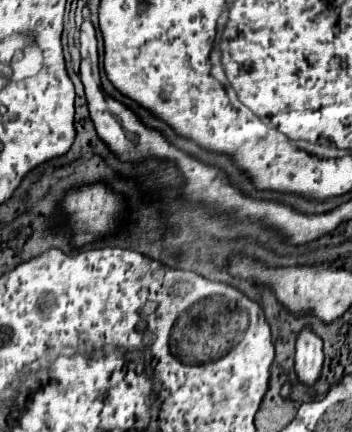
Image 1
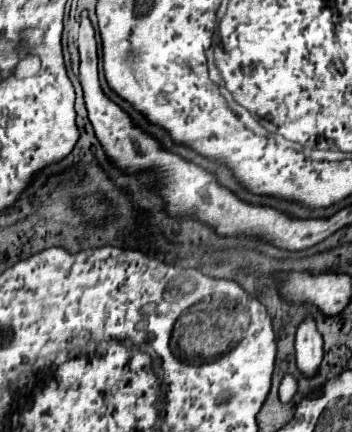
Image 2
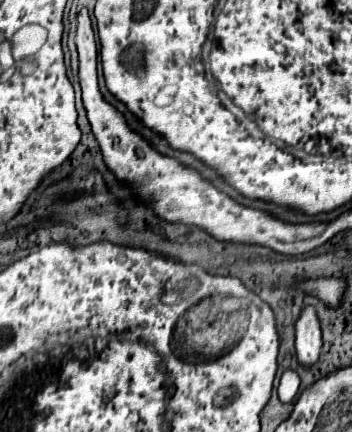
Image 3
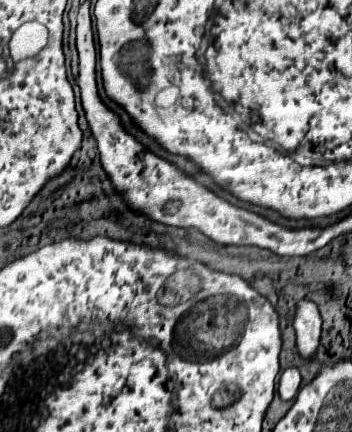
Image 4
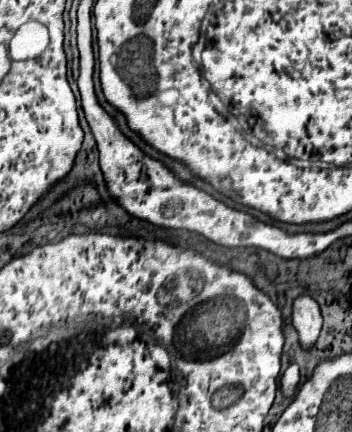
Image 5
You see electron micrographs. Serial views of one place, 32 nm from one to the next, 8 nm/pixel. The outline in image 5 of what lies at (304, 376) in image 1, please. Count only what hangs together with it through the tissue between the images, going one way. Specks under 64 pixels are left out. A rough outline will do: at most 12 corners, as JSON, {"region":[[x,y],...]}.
{"region":[[310,296],[294,300],[292,322],[304,352],[316,346],[322,316]]}

